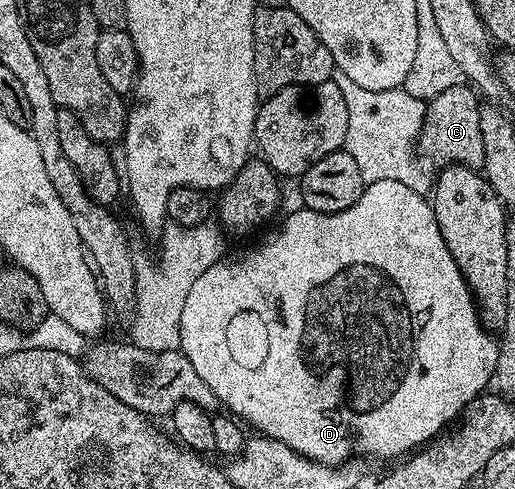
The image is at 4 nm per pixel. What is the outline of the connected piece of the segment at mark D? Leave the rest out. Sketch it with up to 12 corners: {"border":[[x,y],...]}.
{"border":[[394,180],[197,276],[179,349],[315,462],[398,459],[499,342]]}

